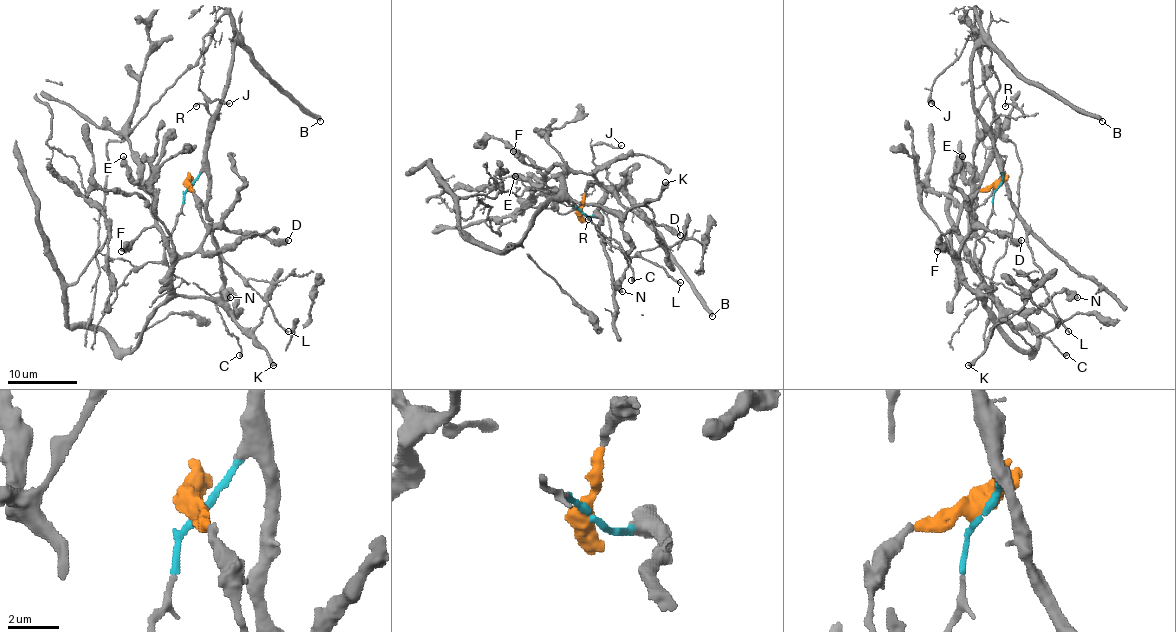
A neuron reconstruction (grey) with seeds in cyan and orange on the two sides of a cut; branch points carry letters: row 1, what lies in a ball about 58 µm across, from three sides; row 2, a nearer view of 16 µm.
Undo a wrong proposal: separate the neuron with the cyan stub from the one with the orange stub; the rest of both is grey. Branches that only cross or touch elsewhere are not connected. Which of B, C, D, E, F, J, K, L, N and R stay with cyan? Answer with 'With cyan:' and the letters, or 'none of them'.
With cyan: B, C, J, L, R

